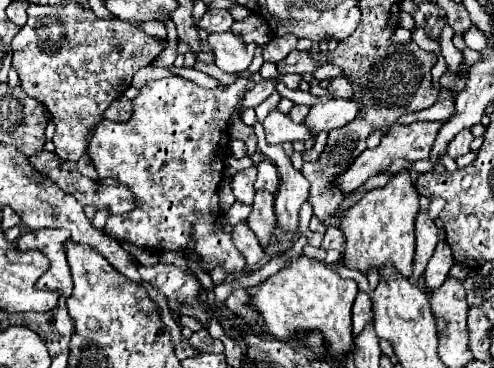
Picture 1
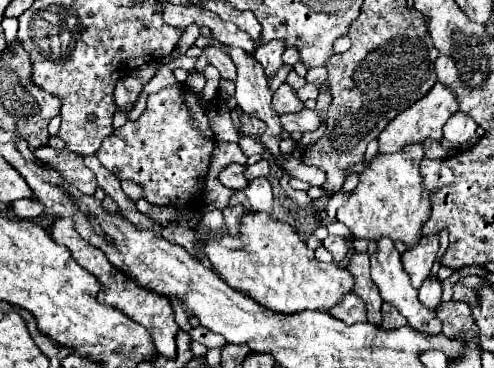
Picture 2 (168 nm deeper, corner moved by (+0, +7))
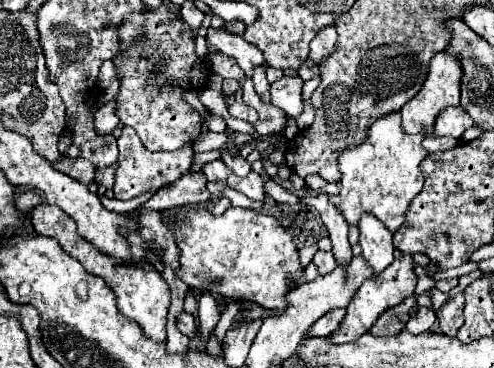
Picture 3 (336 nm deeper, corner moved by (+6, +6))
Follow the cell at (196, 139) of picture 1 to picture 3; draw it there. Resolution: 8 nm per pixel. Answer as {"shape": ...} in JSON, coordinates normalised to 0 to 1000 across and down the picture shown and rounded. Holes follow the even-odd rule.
{"shape":[[[259,342],[247,348],[247,370],[239,375],[239,408],[243,408],[243,429],[239,429],[243,451],[235,462],[235,500],[231,500],[231,533],[239,543],[263,543],[283,533],[287,522],[324,516],[328,505],[340,505],[344,495],[360,489],[368,473],[385,462],[389,424],[393,424],[389,391],[377,391],[352,413],[304,413],[291,402],[275,353]]]}

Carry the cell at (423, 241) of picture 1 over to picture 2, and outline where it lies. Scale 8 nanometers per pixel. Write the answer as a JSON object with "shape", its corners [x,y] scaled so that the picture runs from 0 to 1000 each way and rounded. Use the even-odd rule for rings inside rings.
{"shape":[[[858,639],[838,677],[814,688],[818,731],[830,747],[830,764],[842,785],[870,747],[874,715],[879,715],[883,688],[887,688],[887,671],[891,671],[891,644],[887,639]]]}

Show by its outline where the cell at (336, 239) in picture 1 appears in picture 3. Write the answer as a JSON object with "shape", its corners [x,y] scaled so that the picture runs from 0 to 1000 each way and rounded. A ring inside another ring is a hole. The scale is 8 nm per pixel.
{"shape":[[[644,679],[632,712],[640,717],[640,728],[644,728],[648,745],[664,745],[664,739],[672,739],[672,734],[680,728],[680,707],[676,707],[676,696],[672,696],[668,685],[652,685],[652,679]]]}

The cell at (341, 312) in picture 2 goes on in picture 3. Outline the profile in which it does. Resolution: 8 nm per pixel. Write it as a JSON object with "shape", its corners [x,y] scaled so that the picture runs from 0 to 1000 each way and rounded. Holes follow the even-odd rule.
{"shape":[[[680,837],[680,842],[668,842],[664,853],[656,853],[648,870],[640,870],[632,886],[628,886],[628,902],[619,902],[619,918],[636,918],[636,913],[664,913],[672,908],[676,897],[684,897],[692,864],[696,864],[700,842],[696,837]]]}

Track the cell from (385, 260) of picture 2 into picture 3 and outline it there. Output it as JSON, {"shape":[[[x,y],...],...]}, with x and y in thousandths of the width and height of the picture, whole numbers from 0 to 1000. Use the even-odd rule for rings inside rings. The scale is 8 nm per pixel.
{"shape":[[[733,582],[725,625],[725,663],[733,674],[733,696],[757,728],[757,739],[769,745],[798,707],[794,630],[757,582]]]}

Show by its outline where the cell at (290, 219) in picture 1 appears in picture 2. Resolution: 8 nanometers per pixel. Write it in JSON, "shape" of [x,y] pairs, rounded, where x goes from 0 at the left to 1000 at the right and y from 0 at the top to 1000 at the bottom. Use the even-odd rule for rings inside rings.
{"shape":[[[457,128],[466,160],[474,166],[478,188],[482,188],[482,209],[478,209],[478,274],[490,291],[490,302],[498,307],[518,307],[522,323],[530,323],[543,351],[534,356],[534,367],[526,372],[530,394],[538,399],[538,410],[547,410],[547,421],[555,432],[563,432],[571,421],[567,410],[567,361],[575,356],[567,340],[563,313],[555,307],[555,296],[547,291],[551,274],[551,247],[543,242],[538,226],[538,204],[530,177],[514,160],[510,144],[494,144],[490,133],[478,128]]]}

